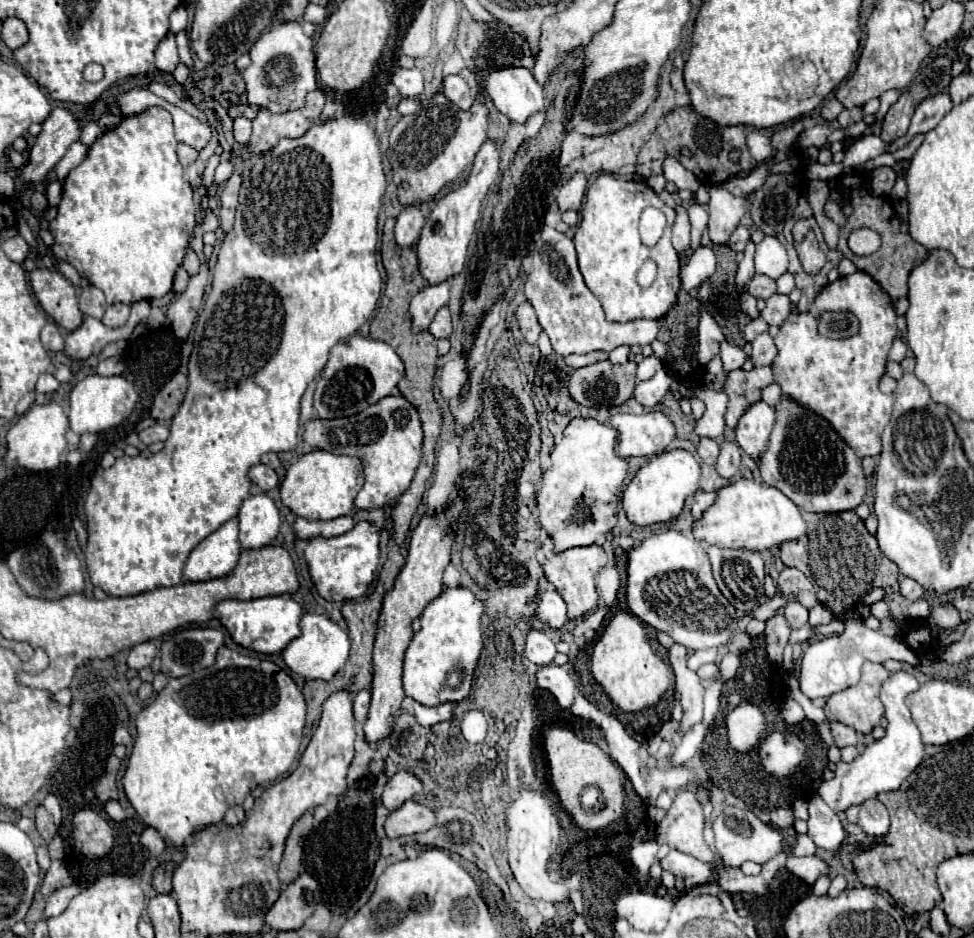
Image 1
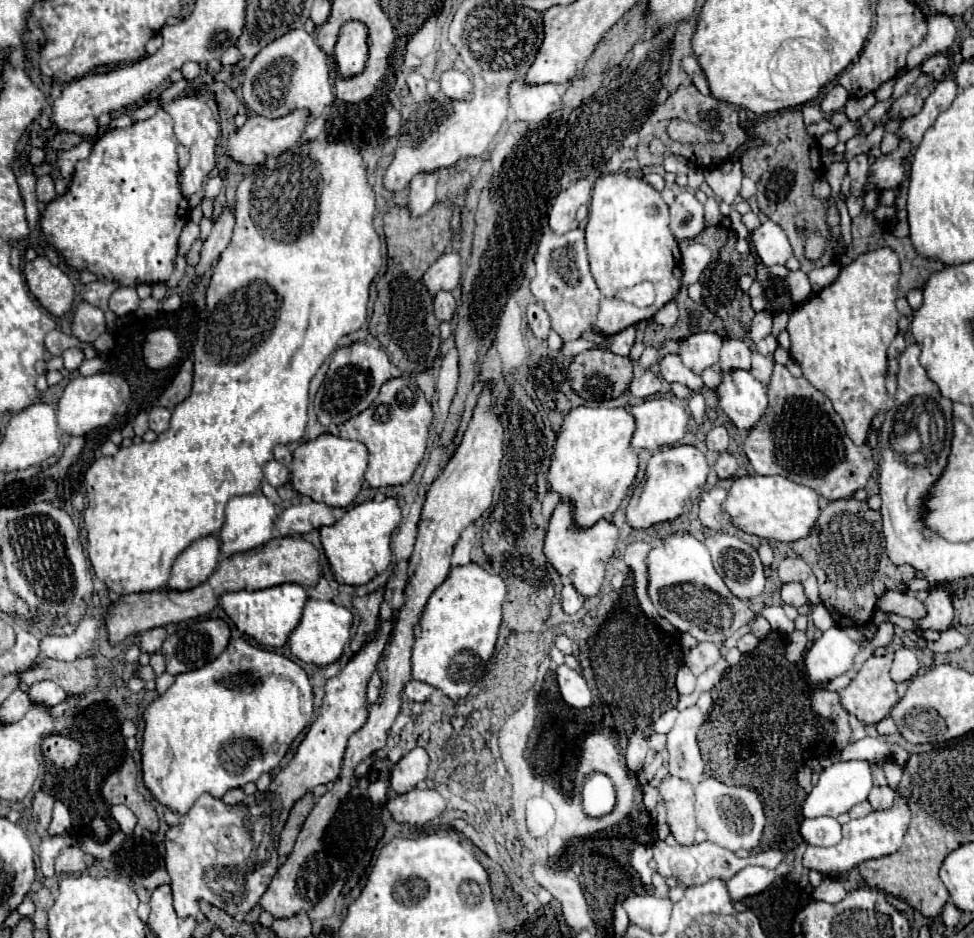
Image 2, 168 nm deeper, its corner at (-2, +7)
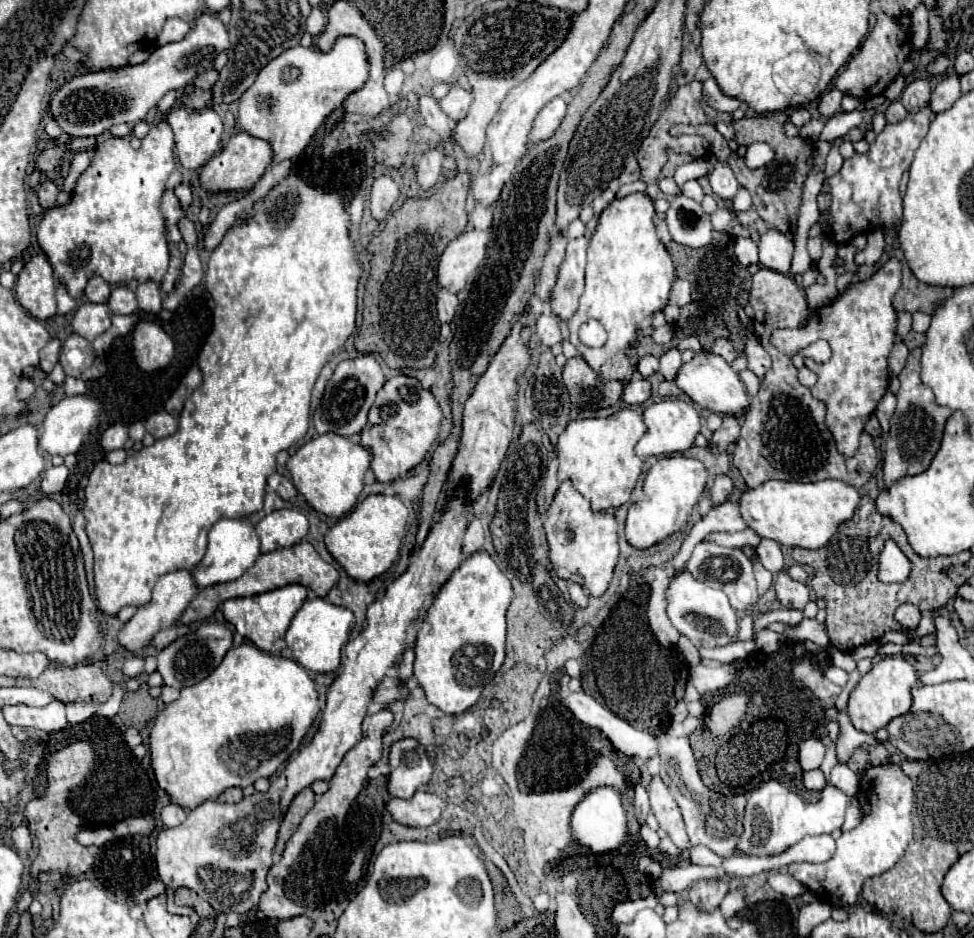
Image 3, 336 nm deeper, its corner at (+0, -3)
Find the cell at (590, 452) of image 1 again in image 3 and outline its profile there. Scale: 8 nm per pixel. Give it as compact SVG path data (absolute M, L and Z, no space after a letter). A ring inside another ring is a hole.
M620 409L618 413L610 415L606 418L586 418L578 419L578 421L570 421L568 427L564 429L564 433L558 437L556 443L556 451L558 451L558 459L560 459L560 467L558 467L558 479L570 479L574 489L584 495L590 503L592 509L616 509L620 505L624 505L630 499L630 493L638 481L638 477L642 475L644 463L642 459L634 453L636 443L640 441L640 437L646 433L642 415L634 409Z

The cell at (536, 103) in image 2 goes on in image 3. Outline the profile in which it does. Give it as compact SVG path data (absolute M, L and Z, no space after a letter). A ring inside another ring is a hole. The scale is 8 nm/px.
M556 97L552 99L536 117L534 121L534 127L532 127L532 133L530 133L530 143L538 143L538 141L544 141L544 139L550 139L556 129L560 127L564 115L566 115L566 101L562 97Z

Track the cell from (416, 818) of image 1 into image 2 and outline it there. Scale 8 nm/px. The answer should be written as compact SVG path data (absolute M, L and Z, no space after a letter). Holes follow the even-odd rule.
M412 789L392 797L386 807L394 821L422 827L446 809L446 801L436 789Z

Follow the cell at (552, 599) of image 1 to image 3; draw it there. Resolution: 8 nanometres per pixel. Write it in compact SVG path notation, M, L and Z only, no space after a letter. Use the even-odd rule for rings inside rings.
M568 581L568 591L570 591L572 601L574 601L578 607L586 607L586 603L588 603L588 593L584 591L584 587L580 587L578 583Z

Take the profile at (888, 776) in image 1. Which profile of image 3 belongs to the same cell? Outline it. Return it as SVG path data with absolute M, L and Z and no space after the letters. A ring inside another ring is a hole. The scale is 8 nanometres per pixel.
M770 779L770 781L764 781L756 791L752 791L748 795L748 803L746 803L746 809L744 809L744 833L740 835L740 843L736 847L736 851L740 855L748 855L748 857L768 857L768 855L780 855L784 853L788 847L796 845L802 837L806 835L824 835L824 833L832 833L836 829L842 827L844 823L844 811L846 811L846 805L848 801L854 799L854 797L848 797L846 793L838 791L836 787L832 785L826 785L822 789L822 799L816 801L816 803L806 803L798 793L792 793L788 791L782 783Z

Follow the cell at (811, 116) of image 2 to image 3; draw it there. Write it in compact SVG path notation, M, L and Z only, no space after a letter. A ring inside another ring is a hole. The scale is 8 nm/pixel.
M792 109L790 115L788 115L788 121L794 123L796 127L802 127L804 123L810 121L810 113L806 109Z

